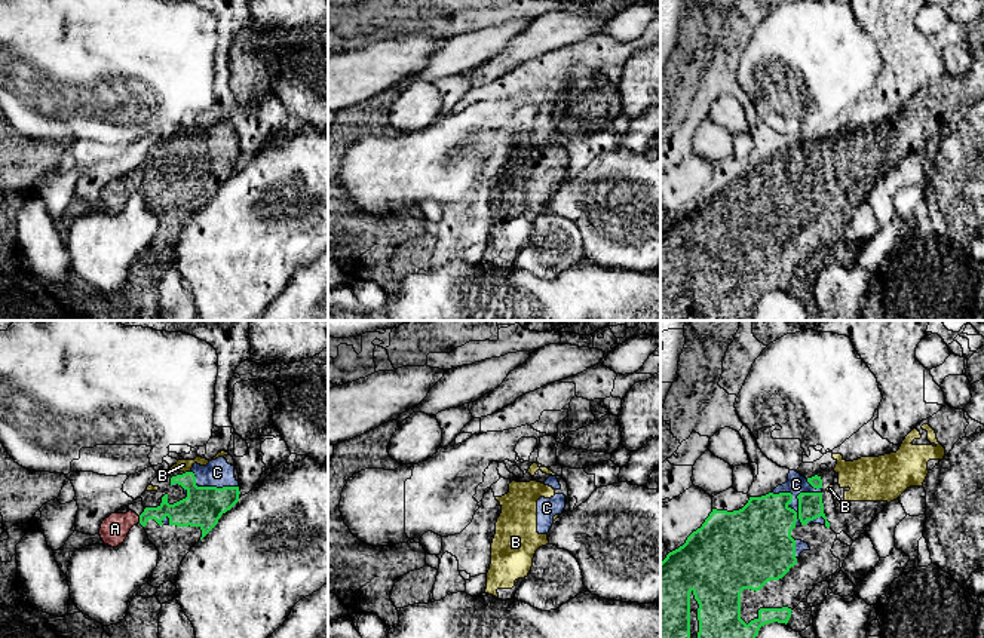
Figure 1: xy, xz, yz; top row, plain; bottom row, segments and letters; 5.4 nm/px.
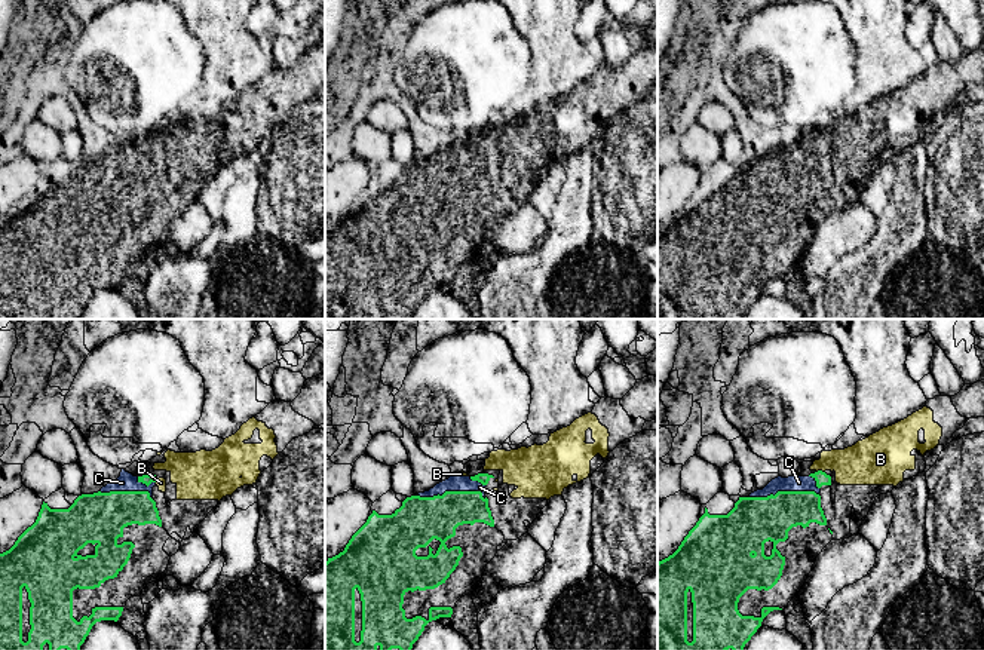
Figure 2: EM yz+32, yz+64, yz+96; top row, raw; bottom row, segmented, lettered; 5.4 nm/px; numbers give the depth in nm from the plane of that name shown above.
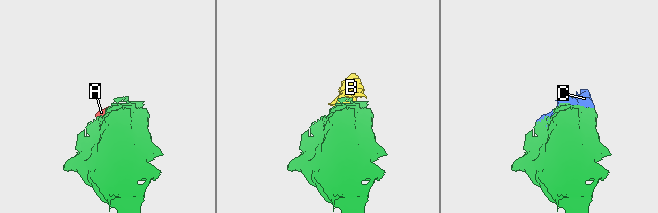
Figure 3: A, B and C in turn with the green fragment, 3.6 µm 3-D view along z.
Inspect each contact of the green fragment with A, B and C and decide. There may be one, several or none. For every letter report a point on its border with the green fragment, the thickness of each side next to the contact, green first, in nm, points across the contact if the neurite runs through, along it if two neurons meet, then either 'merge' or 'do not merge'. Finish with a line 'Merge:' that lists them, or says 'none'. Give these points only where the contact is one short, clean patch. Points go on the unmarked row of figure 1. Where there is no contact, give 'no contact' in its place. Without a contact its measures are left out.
A: meets green in xy at (140, 187); 140 nm thick on the green side, 150 nm on the other; merge
B: meets green in xy at (186, 140); 220 nm thick on the green side, 70 nm on the other; merge
C: meets green in yz at (794, 178); 360 nm thick on the green side, 110 nm on the other; merge
Merge: A, B, C

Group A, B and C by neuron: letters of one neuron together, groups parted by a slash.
A B C

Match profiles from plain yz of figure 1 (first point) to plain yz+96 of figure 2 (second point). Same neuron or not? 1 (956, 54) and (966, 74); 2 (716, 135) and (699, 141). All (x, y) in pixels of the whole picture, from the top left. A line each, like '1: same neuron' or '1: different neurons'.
1: different neurons
2: same neuron

